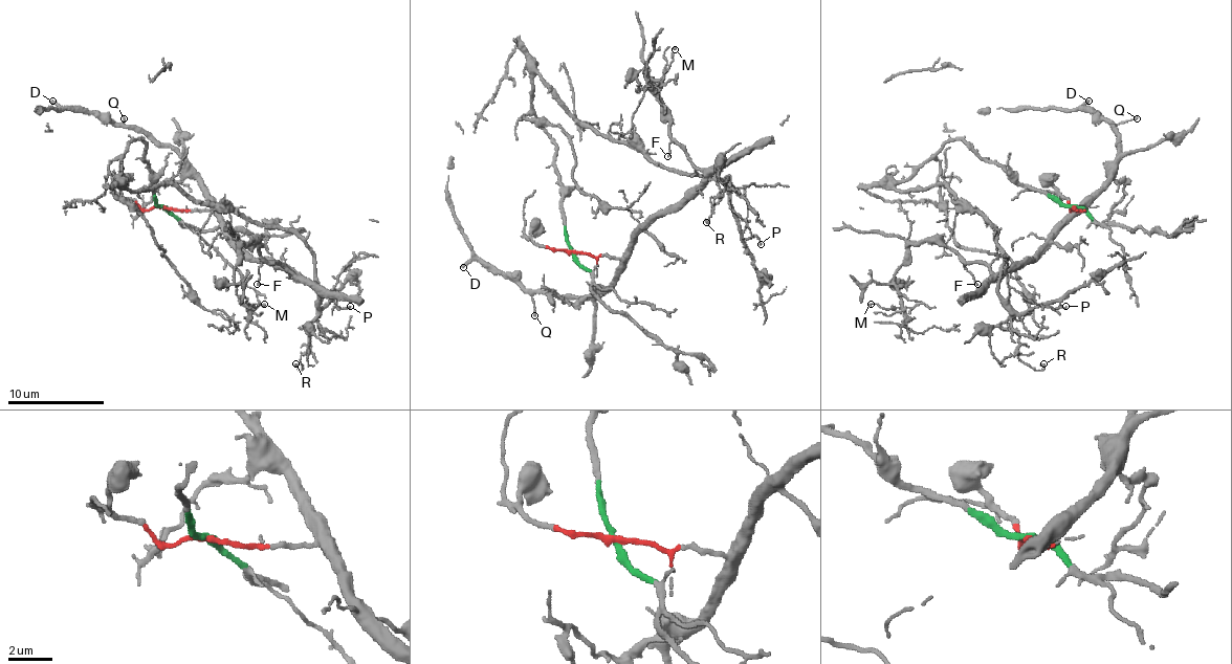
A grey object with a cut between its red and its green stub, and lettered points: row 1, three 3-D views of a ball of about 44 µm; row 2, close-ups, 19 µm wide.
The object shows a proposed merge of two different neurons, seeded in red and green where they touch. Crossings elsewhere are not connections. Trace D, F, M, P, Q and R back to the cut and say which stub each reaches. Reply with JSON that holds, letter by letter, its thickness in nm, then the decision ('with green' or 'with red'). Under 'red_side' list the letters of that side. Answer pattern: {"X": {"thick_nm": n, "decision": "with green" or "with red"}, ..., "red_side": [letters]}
{"D": {"thick_nm": 260, "decision": "with red"}, "F": {"thick_nm": 90, "decision": "with red"}, "M": {"thick_nm": 110, "decision": "with red"}, "P": {"thick_nm": 130, "decision": "with green"}, "Q": {"thick_nm": 110, "decision": "with red"}, "R": {"thick_nm": 140, "decision": "with green"}, "red_side": ["D", "F", "M", "Q"]}

